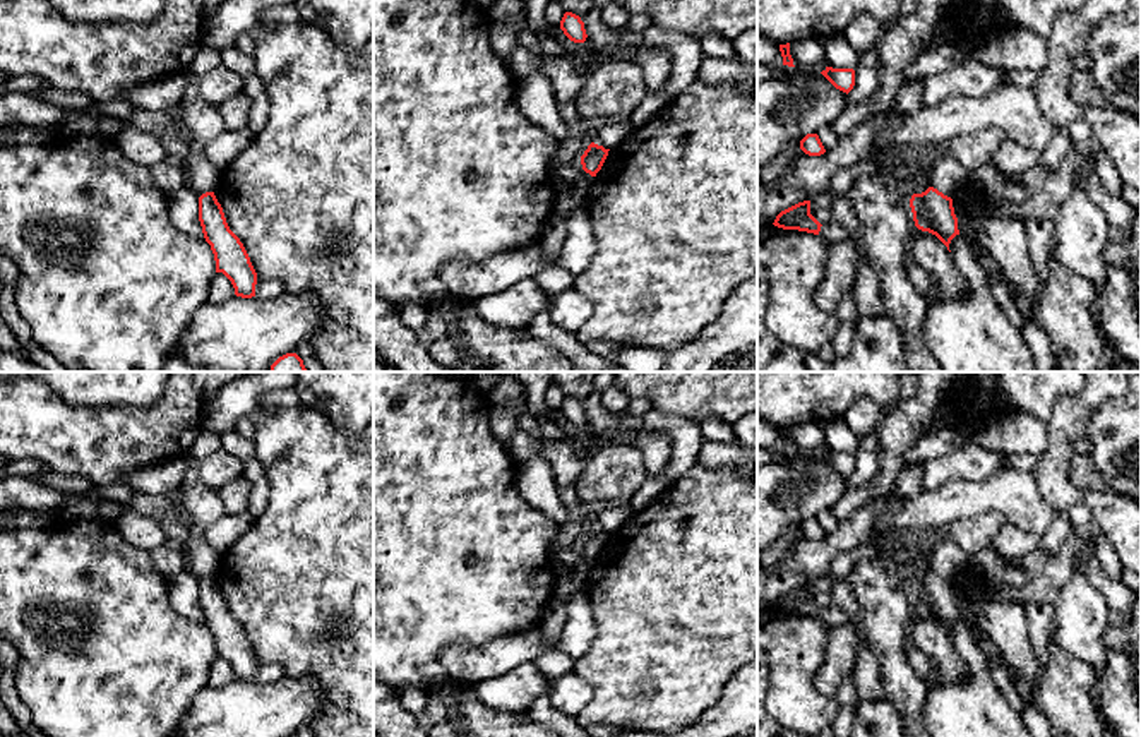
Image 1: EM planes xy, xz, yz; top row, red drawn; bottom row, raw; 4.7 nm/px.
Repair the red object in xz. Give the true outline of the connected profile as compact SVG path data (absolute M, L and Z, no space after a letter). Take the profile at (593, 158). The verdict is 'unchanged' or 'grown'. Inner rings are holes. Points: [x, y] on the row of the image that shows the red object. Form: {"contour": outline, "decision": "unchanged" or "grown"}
{"contour": "M591 142L581 156L582 170L591 177L596 177L608 156L608 151L610 149L605 149L603 146Z", "decision": "unchanged"}

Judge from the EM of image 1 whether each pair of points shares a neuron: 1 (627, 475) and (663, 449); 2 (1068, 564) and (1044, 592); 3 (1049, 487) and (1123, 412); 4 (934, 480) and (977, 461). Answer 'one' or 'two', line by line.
1: two
2: one
3: two
4: one

